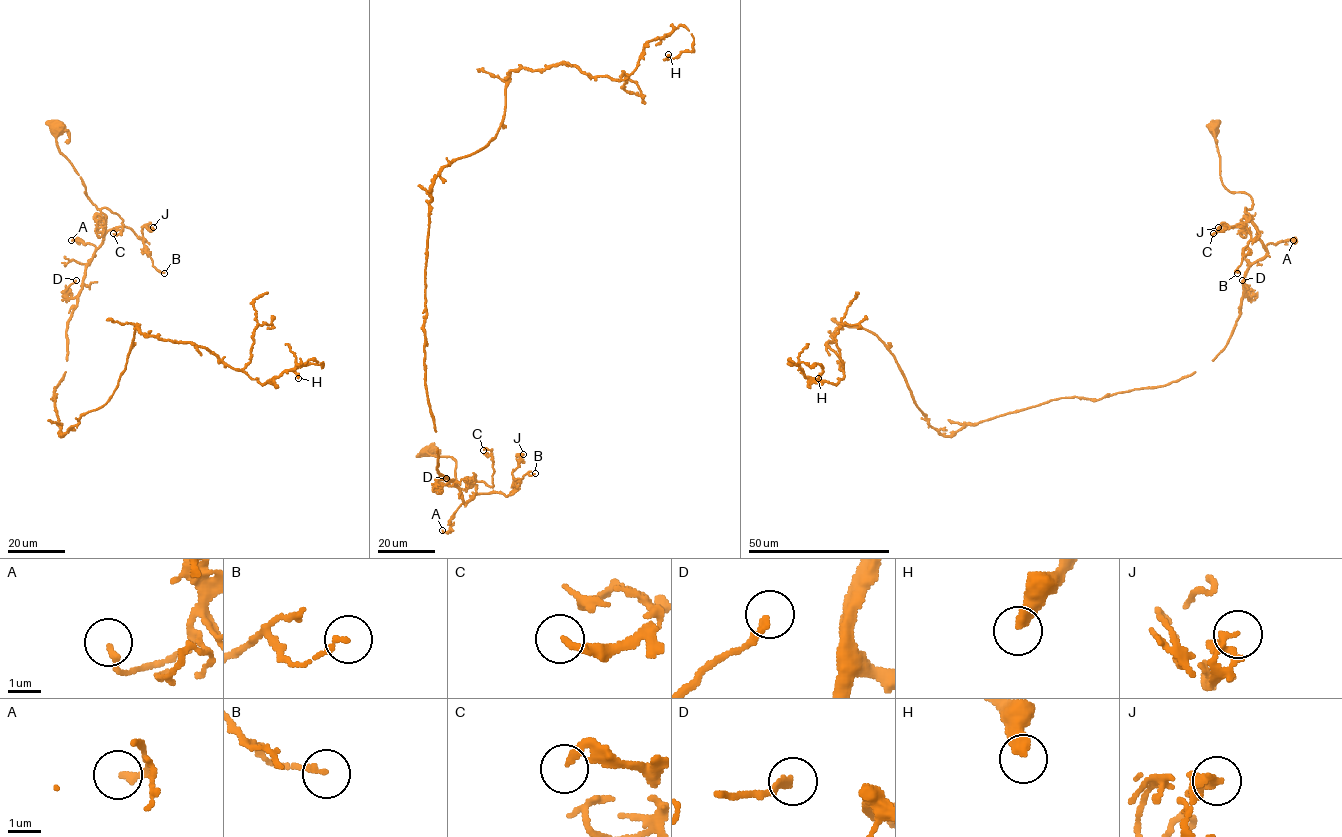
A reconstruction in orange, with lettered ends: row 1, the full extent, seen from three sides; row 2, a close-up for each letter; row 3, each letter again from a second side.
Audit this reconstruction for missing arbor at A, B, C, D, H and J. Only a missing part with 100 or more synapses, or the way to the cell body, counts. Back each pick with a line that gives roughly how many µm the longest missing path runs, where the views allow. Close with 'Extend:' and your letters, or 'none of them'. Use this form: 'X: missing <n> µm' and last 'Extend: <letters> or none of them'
Extend: none of them

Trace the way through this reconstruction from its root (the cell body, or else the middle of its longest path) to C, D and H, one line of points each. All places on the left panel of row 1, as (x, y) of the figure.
C: (59, 127), (59, 151), (80, 176), (89, 200), (98, 209), (108, 208), (123, 220), (121, 232), (113, 233)
D: (59, 127), (59, 151), (105, 216), (106, 233), (86, 266), (82, 289), (69, 298), (66, 290), (76, 280)
H: (59, 127), (106, 228), (66, 329), (60, 434), (107, 402), (137, 325), (261, 384), (323, 362), (298, 378)

